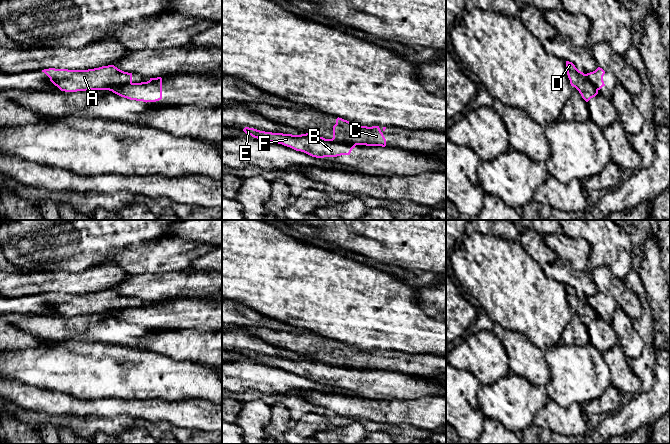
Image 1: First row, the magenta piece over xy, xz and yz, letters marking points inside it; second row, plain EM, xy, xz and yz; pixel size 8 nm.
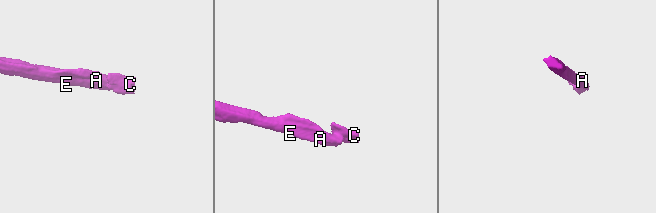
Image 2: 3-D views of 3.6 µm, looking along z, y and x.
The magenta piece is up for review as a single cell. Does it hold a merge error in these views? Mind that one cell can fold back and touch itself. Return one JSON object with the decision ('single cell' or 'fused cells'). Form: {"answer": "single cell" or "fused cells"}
{"answer": "fused cells"}

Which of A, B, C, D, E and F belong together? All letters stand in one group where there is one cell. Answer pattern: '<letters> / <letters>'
A B E F / C D

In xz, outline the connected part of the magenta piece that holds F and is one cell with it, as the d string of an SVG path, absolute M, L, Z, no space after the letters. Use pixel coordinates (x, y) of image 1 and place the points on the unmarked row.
M245 351L243 355L254 362L282 368L316 382L350 379L352 373L356 370L345 366L336 366L331 363L325 363L311 357L292 359L265 356L249 351Z

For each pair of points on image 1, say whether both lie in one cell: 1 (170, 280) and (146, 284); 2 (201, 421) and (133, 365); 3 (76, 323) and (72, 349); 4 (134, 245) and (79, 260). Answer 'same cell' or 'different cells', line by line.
1: same cell
2: different cells
3: different cells
4: same cell

